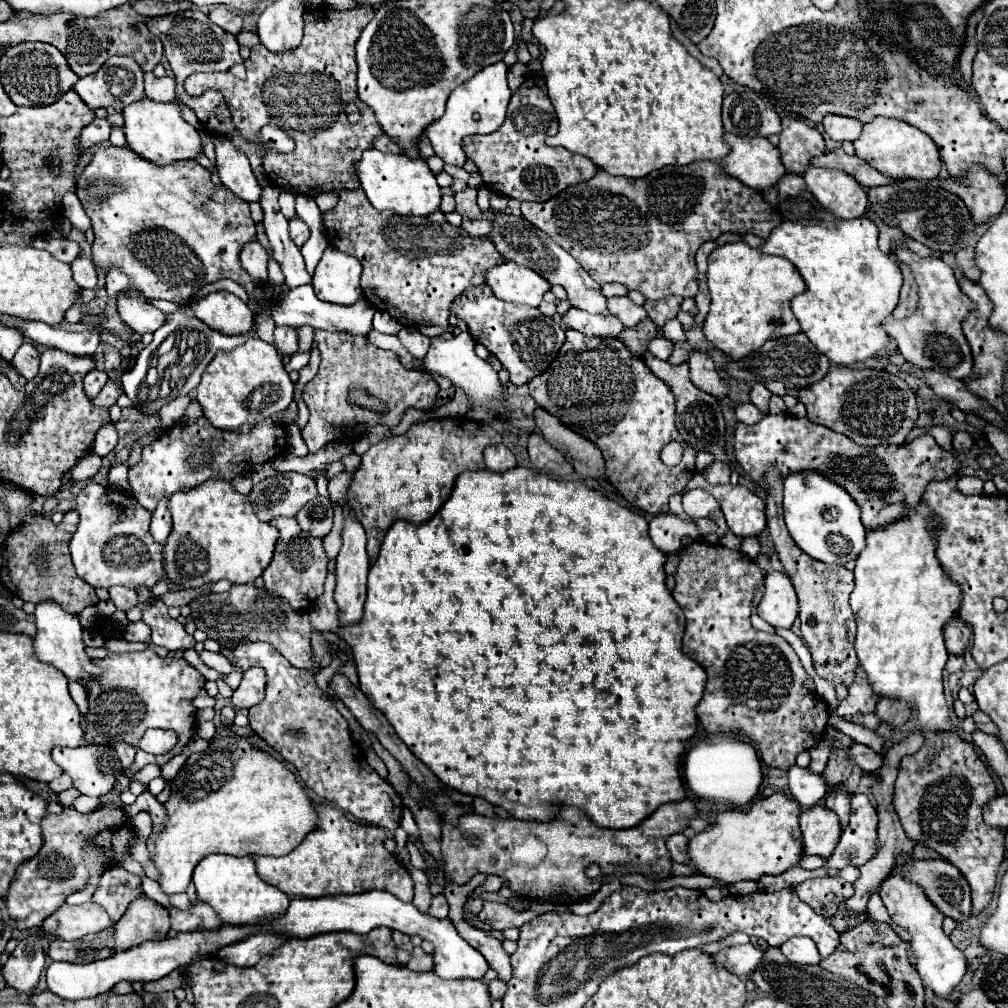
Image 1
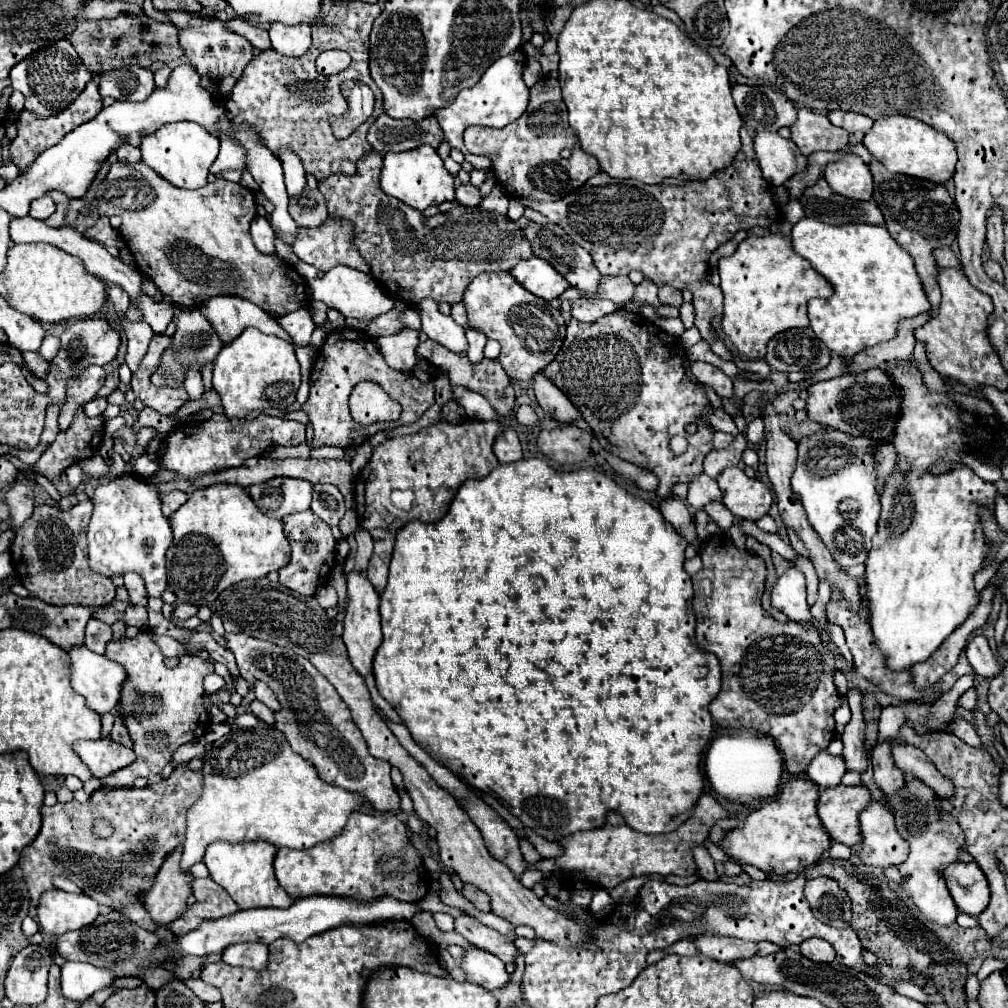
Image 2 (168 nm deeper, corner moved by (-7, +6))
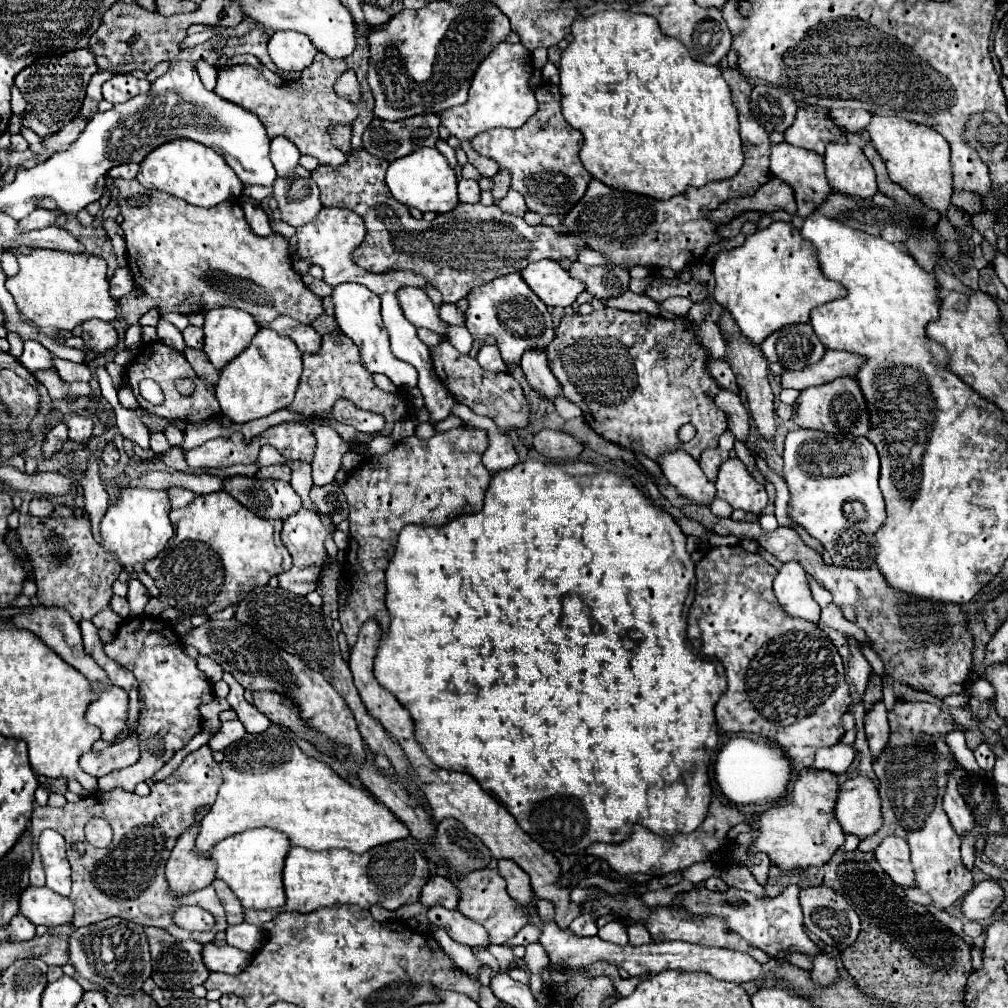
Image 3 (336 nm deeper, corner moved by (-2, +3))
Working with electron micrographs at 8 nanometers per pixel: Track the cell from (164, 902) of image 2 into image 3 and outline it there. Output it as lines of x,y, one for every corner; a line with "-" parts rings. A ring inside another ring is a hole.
206,805
206,809
198,809
196,823
178,837
176,847
172,849
172,855
166,863
166,879
168,879
172,893
176,895
186,895
190,891
204,889
214,881
214,861
210,861
210,853
194,853
194,837
198,837
198,821
204,817
206,811
210,811
210,805

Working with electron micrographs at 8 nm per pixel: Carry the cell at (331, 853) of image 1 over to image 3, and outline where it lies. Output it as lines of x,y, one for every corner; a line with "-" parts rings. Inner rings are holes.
414,839
392,841
374,847
364,855
340,849
306,851
302,847
292,847
284,865
286,905
280,911
312,913
320,907
340,907
340,905
358,905
362,909
380,905
384,909
396,911
402,905
416,903
428,879
430,879
430,865
424,859
420,847
416,847

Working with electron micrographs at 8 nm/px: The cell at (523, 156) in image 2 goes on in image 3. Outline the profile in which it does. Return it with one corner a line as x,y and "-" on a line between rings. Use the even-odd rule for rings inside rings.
540,85
536,89
538,111
522,129
490,129
472,139
474,151
498,161
500,169
512,173
512,189
520,191
526,205
540,215
564,215
586,193
592,175
584,169
578,151
582,147
582,133
568,125
560,111
558,85

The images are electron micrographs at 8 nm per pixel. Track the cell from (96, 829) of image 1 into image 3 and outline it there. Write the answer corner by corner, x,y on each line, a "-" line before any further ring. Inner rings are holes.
204,745
198,751
188,753
184,757
184,761
180,763
180,767
168,779
164,779
160,783
154,783
148,797
138,797
136,793
126,793
122,789
114,789
110,793
104,793
104,791
92,793
90,797
80,799
78,803
66,803
60,809
54,809
54,807
36,807
34,813
32,813
32,847
34,848
34,859
32,859
32,865
30,865
30,885
36,885
36,887
42,887
44,885
44,867
42,867
40,855
36,851
37,839
44,829
54,829
66,841
66,855
68,855
68,861
70,861
70,867
72,867
74,889
76,889
76,885
80,889
78,893
72,893
72,901
80,905
80,915
84,915
84,925
92,925
92,923
98,923
98,921
104,921
104,919
110,919
110,917
120,917
120,919
138,923
142,927
168,929
170,935
176,937
176,939
180,939
180,941
182,939
194,939
194,941
198,941
202,945
204,943
212,943
214,941
214,935
218,931
226,931
226,927
228,927
226,915
224,915
224,907
222,907
220,899
216,897
214,887
208,885
208,887
204,887
200,891
194,891
194,893
176,897
174,899
176,905
172,907
172,905
168,905
168,887
166,887
166,881
162,877
162,869
164,869
164,863
166,863
166,855
170,855
172,847
176,845
176,839
188,829
188,825
194,823
196,809
200,805
212,805
214,803
214,797
218,795
218,787
220,785
222,785
222,769
220,769
220,763
214,761
212,749
208,745
-
90,817
104,817
110,823
110,827
114,831
116,845
110,845
106,849
96,849
94,845
90,845
86,841
86,837
84,837
84,825
90,821
-
182,905
198,905
198,907
206,909
208,913
214,915
216,925
208,933
198,933
198,931
188,933
186,929
176,927
172,923
172,915

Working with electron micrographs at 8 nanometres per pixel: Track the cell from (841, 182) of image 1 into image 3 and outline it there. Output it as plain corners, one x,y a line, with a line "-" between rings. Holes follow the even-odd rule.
830,143
826,145
826,175
834,191
852,197
872,197
876,187
876,175
862,153
862,147
854,143

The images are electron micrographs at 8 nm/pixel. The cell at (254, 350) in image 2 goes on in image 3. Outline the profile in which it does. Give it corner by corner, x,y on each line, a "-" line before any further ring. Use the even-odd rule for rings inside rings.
262,329
234,361
230,361
216,383
216,397
222,413
232,423
248,423
266,417
292,403
302,373
302,353
290,337
282,337
272,329

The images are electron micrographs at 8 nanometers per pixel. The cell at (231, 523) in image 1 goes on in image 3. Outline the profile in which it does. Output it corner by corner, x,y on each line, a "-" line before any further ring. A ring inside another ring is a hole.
226,491
198,495
190,505
182,509
172,509
170,519
174,525
174,537
156,559
144,565
144,571
156,581
160,595
186,617
212,615
228,605
236,605
240,601
236,597
250,593
256,587
268,585
270,577
284,573
292,565
290,553
280,539
282,521
256,517

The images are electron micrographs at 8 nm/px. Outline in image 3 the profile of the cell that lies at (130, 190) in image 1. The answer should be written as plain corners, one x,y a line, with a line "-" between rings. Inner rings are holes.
116,179
114,185
120,189
120,197
118,197
118,205
120,205
120,213
124,217
122,221
122,231
124,231
124,239
126,239
126,251
128,251
128,267
134,275
134,283
138,287
138,291
132,291
129,294
123,296
119,300
121,307
121,316
128,325
134,325
138,323
138,319
142,315
146,315
148,311
156,311
158,315
168,315
168,313
184,313
184,315
190,315
190,313
208,313
210,309
216,309
216,307
238,307
238,309
244,309
246,313
250,313
258,323
266,325
270,321
274,321
276,317
280,315
288,315
296,321
302,321
302,323
312,323
316,317
320,317
324,313
324,307
322,307
322,297
314,295
302,281
302,275
294,271
292,267
292,257
290,257
290,243
288,239
284,239
280,233
274,233
270,237
258,237
254,235
254,231
250,229
250,225
246,223
244,219
244,211
240,207
240,203
236,199
228,199
224,203
220,203
218,207
212,207
212,209
202,209
202,207
194,207
170,193
164,193
164,191
154,191
154,189
144,189
136,179
132,181
126,181
126,179

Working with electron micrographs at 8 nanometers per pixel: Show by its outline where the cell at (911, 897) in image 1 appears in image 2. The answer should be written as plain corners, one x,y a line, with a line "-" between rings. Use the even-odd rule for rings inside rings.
905,776
905,788
891,800
891,806
895,810
897,830
901,838
909,842
911,848
907,860
899,864
899,872
901,872
899,890
907,894
913,900
913,904
919,908
919,912
925,914
931,922
939,926
951,926
959,910
945,886
941,868
957,860
963,844
963,834
951,816
939,820
935,798
937,794
927,784
923,784
913,776

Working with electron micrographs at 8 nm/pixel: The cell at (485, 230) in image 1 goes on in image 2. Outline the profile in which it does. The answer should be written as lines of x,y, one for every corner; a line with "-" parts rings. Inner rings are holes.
495,186
493,192
483,198
481,208
489,210
489,212
495,212
495,214
507,214
507,202
509,202
507,192
501,190
499,186

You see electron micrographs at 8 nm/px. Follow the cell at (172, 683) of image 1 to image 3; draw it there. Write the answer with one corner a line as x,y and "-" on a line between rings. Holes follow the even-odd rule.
132,617
118,627
114,641
104,645
106,655
122,667
130,669
138,679
140,697
142,701
146,701
146,715
140,715
138,729
142,739
140,763
112,771
98,779
100,791
110,791
116,787
124,791
134,791
138,783
148,781
164,763
168,763
174,757
176,751
184,749
188,741
202,731
202,717
198,707
214,701
214,687
208,681
208,677
196,667
196,661
184,653
174,633
174,625
162,619

